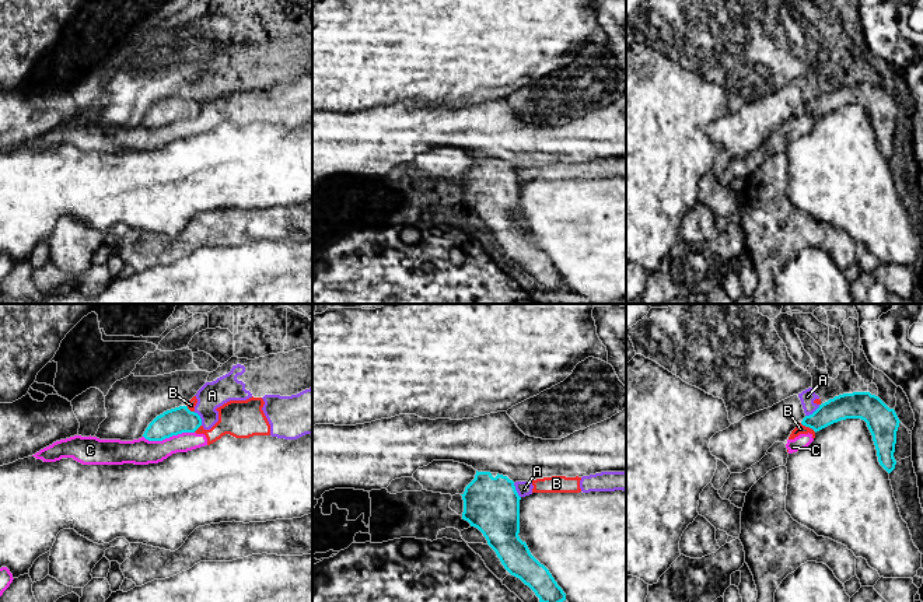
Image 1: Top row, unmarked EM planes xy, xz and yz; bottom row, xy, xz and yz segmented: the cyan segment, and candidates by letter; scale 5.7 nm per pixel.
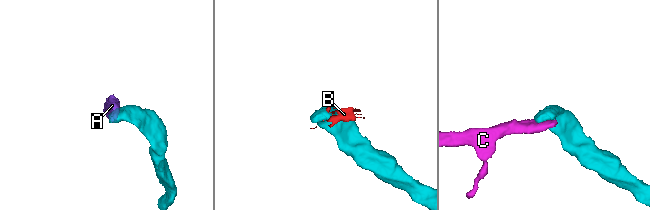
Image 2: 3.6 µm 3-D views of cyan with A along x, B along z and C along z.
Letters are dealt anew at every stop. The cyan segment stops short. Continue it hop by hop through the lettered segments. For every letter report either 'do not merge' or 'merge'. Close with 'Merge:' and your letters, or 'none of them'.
A: do not merge
B: do not merge
C: do not merge
Merge: none of them

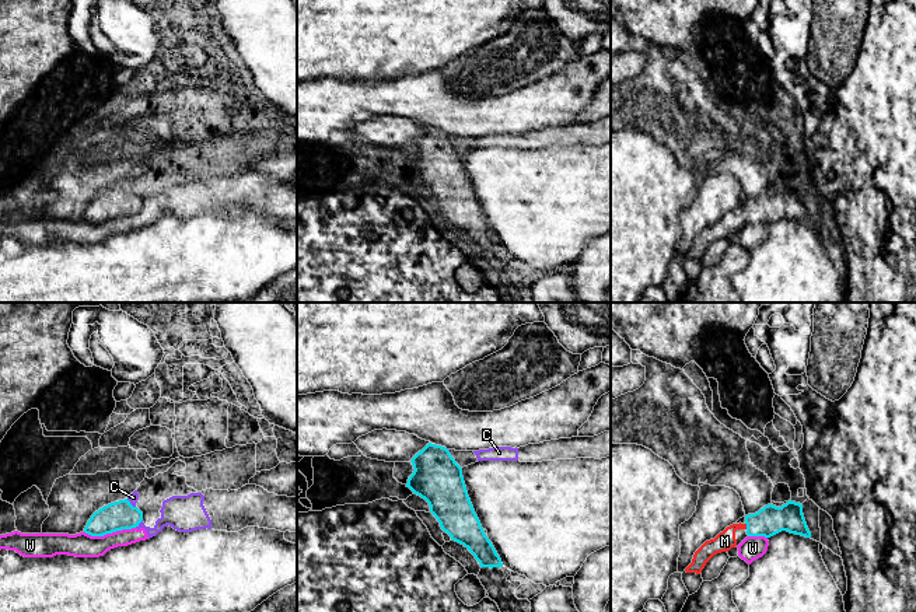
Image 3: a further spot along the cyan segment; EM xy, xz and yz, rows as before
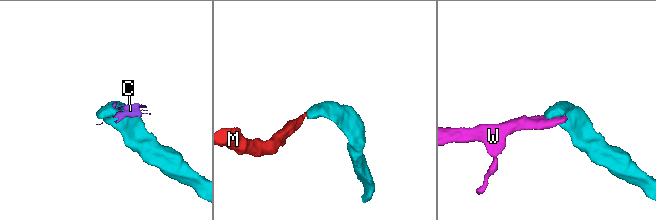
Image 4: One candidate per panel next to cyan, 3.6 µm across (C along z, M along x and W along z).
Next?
C: do not merge
M: merge
W: do not merge
Merge: M

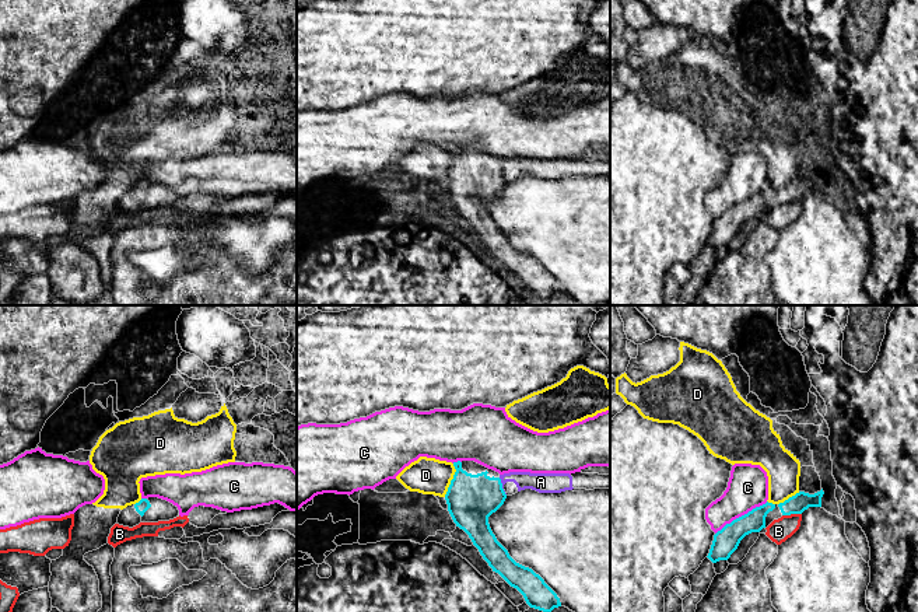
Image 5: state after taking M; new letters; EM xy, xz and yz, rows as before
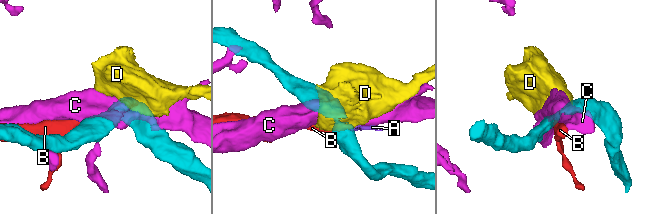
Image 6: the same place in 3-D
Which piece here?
A: do not merge
B: do not merge
C: do not merge
D: do not merge
Merge: none of them

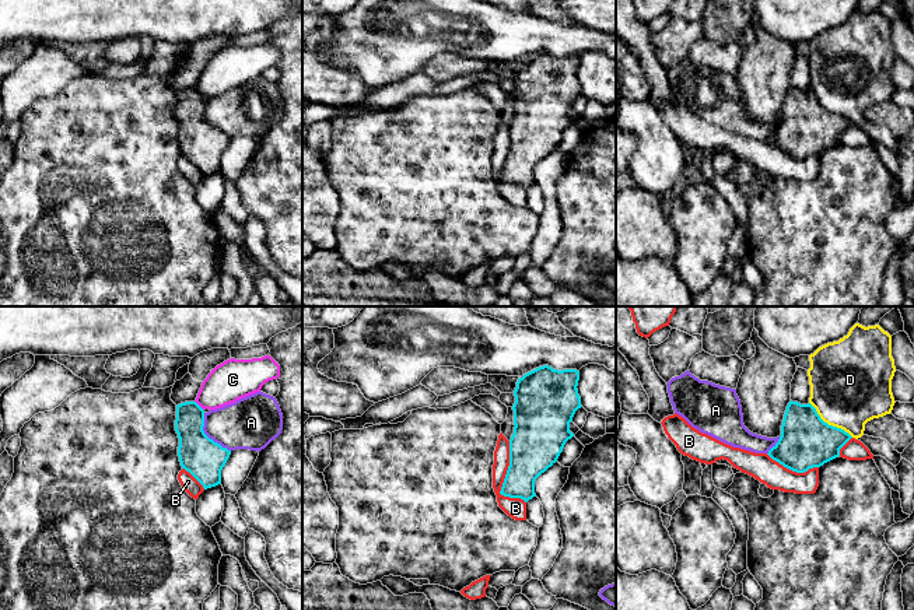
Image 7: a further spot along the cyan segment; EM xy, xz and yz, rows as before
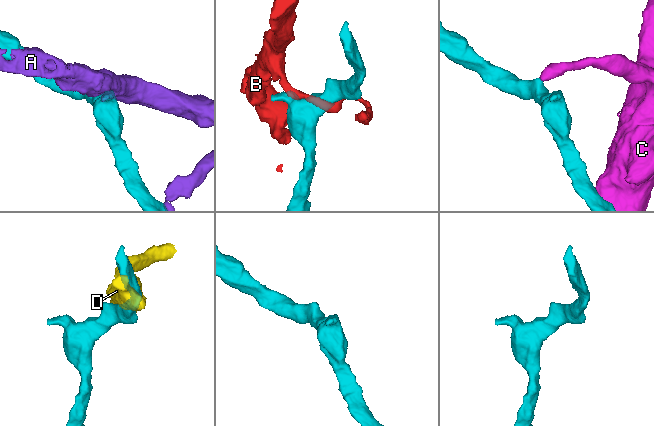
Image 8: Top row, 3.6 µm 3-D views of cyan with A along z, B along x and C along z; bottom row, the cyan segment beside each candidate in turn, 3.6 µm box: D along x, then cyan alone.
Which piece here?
A: do not merge
B: do not merge
C: do not merge
D: do not merge
Merge: none of them

